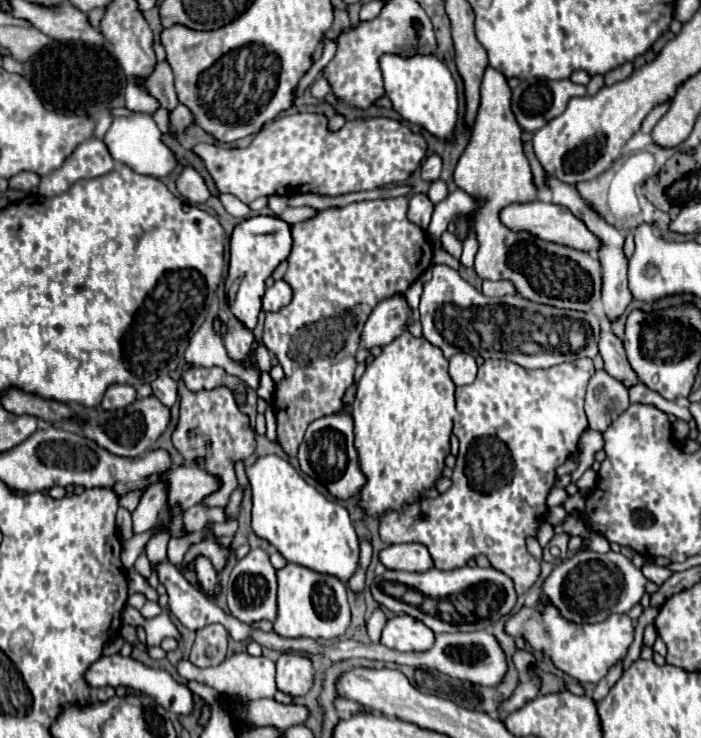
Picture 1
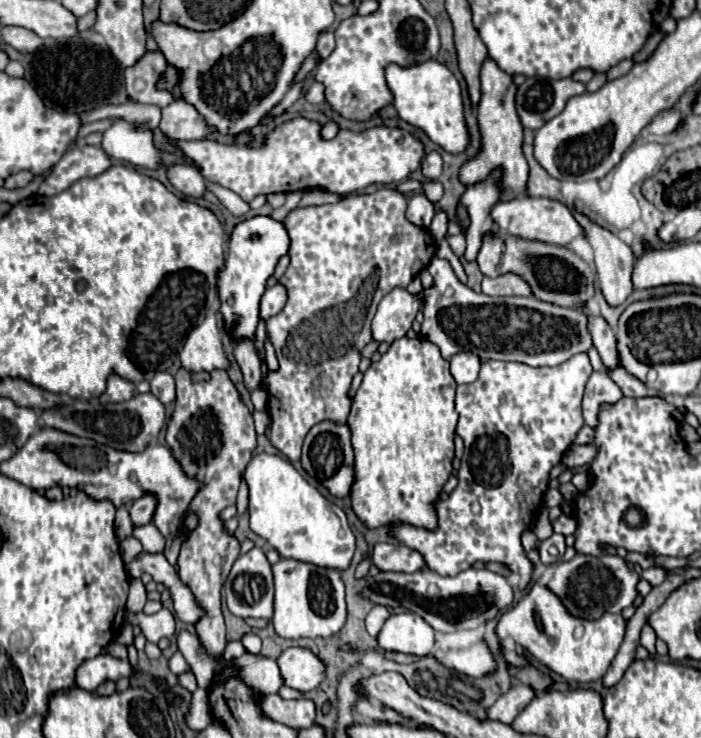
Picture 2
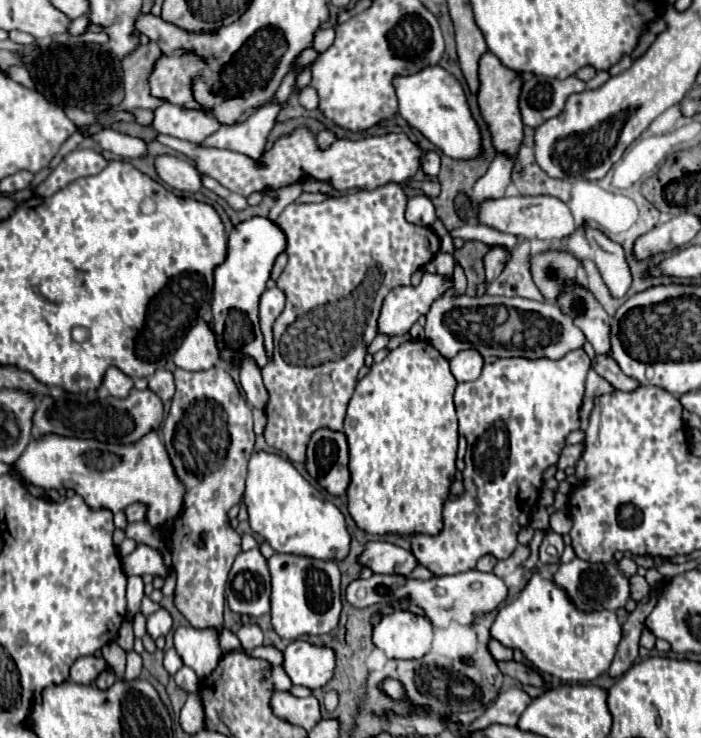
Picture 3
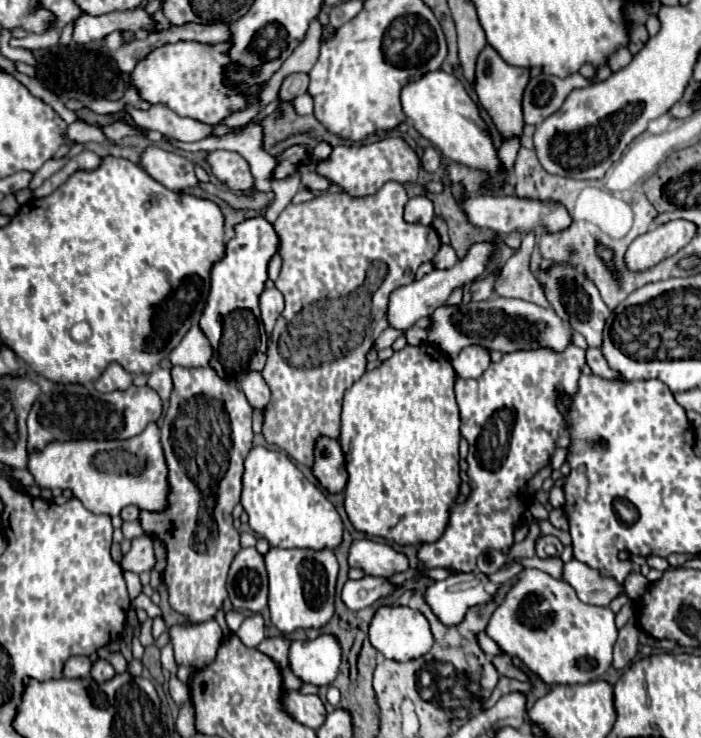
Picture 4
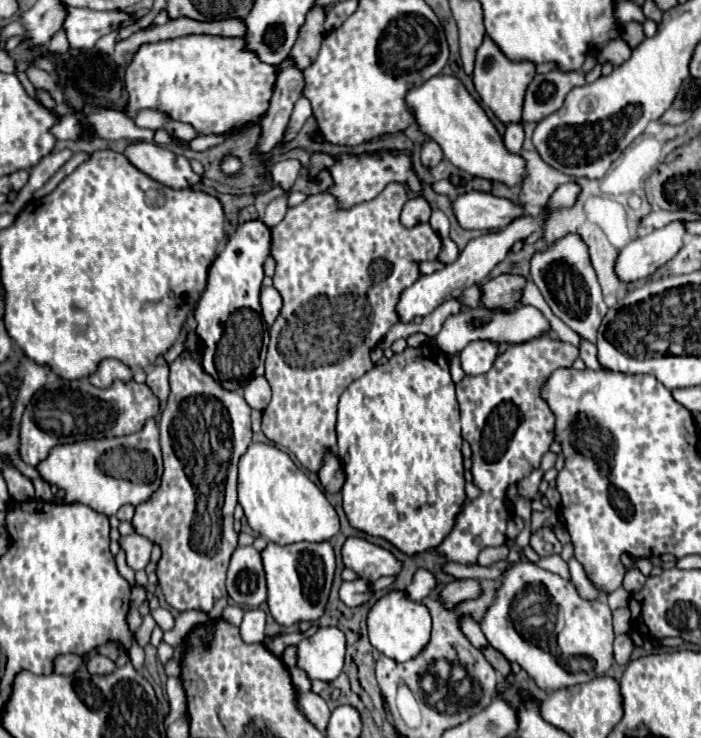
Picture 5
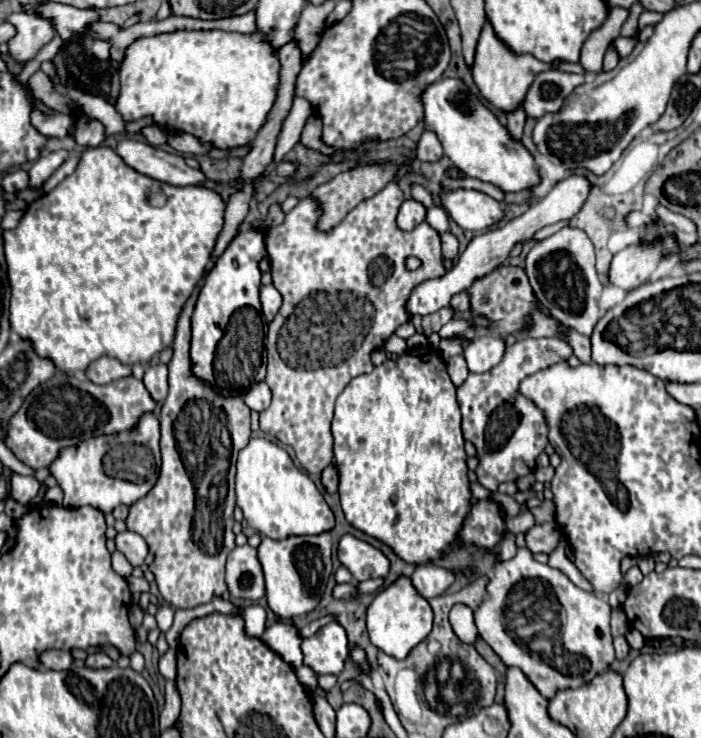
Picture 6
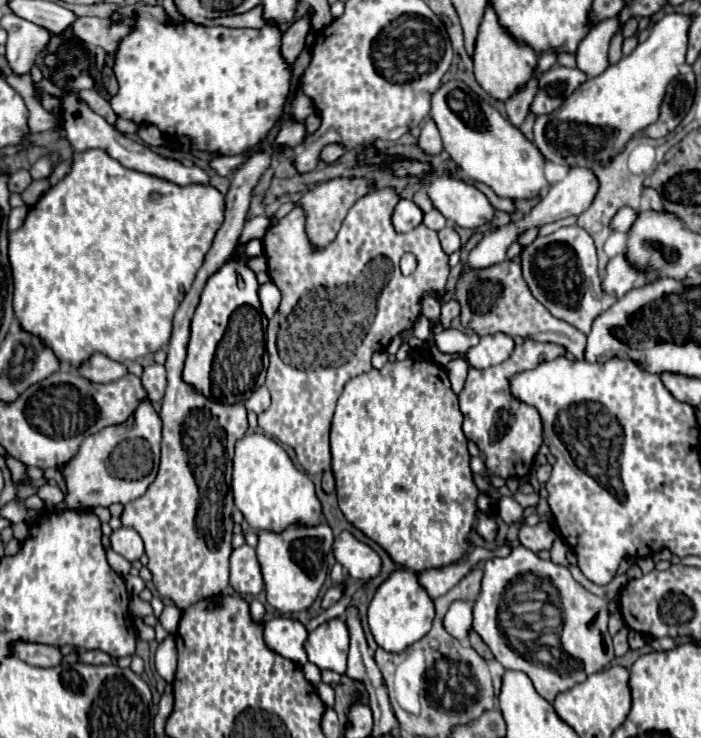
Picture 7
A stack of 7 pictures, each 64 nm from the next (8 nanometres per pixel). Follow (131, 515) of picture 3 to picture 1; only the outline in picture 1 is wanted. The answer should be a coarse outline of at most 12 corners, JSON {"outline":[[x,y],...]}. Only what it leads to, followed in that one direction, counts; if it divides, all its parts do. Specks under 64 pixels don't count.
{"outline":[[166,486],[144,490],[132,512],[134,532],[146,532],[166,504]]}

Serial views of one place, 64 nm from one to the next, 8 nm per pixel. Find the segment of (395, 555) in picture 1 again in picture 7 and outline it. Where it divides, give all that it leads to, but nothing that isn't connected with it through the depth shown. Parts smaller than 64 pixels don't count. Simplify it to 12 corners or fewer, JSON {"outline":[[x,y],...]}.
{"outline":[[346,530],[334,538],[336,562],[352,580],[380,572],[380,556]]}

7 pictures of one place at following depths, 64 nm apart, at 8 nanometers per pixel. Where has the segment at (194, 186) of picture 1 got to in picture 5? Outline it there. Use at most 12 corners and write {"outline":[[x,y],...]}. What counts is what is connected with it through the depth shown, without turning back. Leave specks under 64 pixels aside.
{"outline":[[132,142],[124,156],[170,188],[202,180],[184,156],[154,142]]}

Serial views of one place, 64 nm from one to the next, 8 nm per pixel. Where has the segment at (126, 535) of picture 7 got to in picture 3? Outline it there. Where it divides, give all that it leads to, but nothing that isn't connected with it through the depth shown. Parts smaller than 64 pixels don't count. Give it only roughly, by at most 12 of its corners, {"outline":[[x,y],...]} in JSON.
{"outline":[[148,544],[122,558],[124,572],[168,576],[162,556]]}

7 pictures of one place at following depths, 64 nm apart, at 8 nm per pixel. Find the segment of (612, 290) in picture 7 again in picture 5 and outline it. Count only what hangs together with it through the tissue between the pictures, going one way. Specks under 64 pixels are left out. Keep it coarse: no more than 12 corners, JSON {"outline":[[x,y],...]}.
{"outline":[[680,222],[632,240],[614,272],[640,282],[682,248]]}

